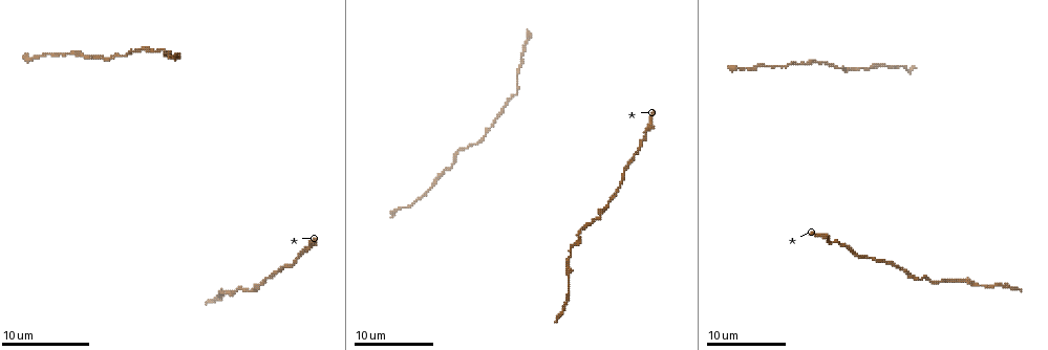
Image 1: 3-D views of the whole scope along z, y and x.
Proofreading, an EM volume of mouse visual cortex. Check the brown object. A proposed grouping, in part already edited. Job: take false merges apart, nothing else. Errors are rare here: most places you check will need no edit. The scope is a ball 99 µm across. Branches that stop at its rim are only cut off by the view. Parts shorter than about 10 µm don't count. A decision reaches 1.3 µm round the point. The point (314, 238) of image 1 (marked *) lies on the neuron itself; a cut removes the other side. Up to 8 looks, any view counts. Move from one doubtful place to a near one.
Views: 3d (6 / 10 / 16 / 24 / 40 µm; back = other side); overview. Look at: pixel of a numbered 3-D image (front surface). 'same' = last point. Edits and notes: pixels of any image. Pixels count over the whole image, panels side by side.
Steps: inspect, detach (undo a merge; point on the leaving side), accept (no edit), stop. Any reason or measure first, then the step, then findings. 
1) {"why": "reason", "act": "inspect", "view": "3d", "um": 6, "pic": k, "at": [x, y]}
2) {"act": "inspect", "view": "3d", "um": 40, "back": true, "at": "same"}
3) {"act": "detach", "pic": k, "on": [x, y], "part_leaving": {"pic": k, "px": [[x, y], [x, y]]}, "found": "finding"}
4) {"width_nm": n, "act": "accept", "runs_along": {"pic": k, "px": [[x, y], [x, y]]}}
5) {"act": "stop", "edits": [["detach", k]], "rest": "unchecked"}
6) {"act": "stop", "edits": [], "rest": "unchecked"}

{"why": "sudden change in width", "act": "inspect", "view": "3d", "um": 6, "pic": 1, "at": [595, 220]}

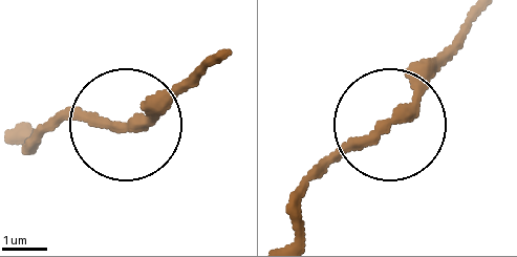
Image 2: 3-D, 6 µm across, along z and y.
{"act": "accept", "runs_along": {"pic": 2, "px": [[222, 52], [132, 120], [65, 115], [35, 127]]}, "found": "one neuron here"}

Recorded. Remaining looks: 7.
{"why": "thick turns thin", "act": "inspect", "view": "3d", "um": 6, "pic": 1, "at": [570, 259]}

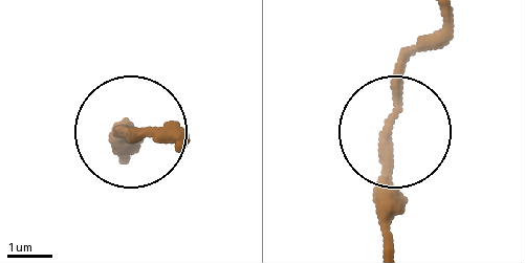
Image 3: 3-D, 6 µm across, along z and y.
{"act": "accept", "runs_along": {"pic": 3, "px": [[443, 17], [398, 85], [388, 242]]}, "found": "continuous, no second neuron"}

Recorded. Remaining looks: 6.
{"why": "narrows sharply", "act": "inspect", "view": "3d", "um": 10, "pic": 1, "at": [785, 67]}

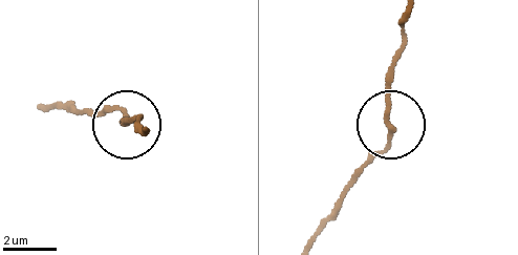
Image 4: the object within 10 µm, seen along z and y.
{"act": "inspect", "view": "3d", "um": 10, "back": true, "pic": 4, "at": [389, 125]}

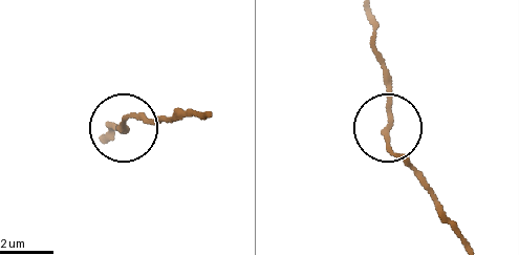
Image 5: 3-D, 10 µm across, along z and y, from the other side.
{"width_nm": 160, "act": "accept", "found": "all the same neuron"}

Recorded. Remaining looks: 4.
{"why": "calibre changes", "act": "inspect", "view": "3d", "um": 10, "pic": 1, "at": [463, 150]}

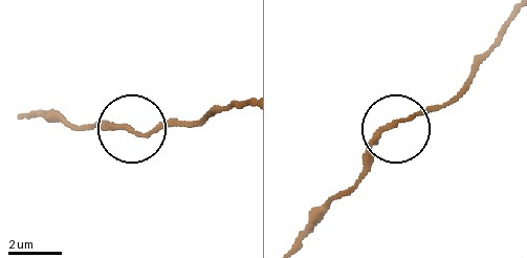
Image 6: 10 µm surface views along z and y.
{"act": "inspect", "view": "3d", "um": 6, "pic": 6, "at": [125, 127]}

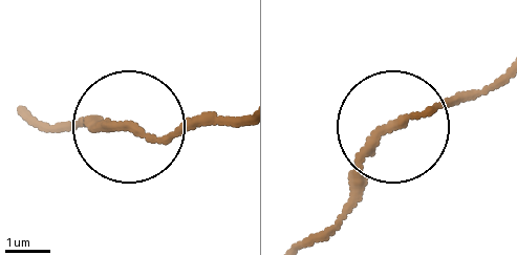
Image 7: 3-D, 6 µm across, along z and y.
{"width_nm": 170, "act": "accept", "found": "all the same neuron"}

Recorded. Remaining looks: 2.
{"act": "stop", "edits": [], "rest": "unchecked"}

